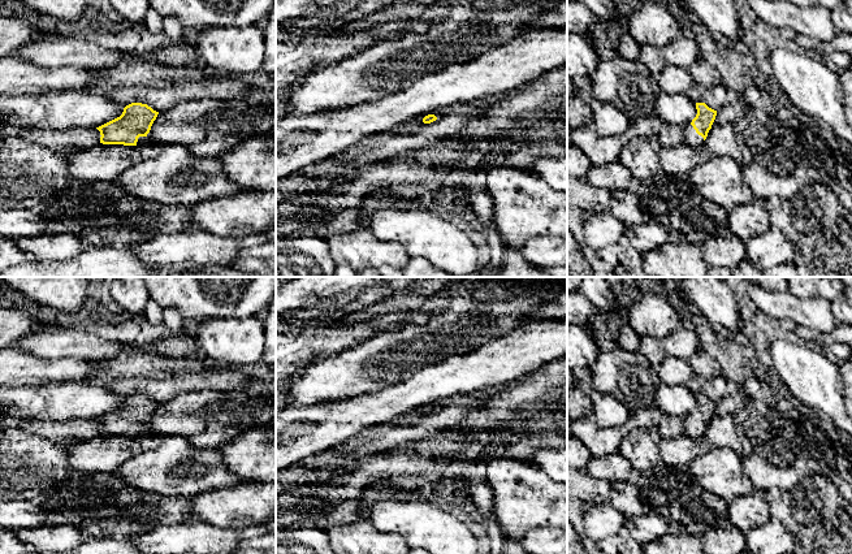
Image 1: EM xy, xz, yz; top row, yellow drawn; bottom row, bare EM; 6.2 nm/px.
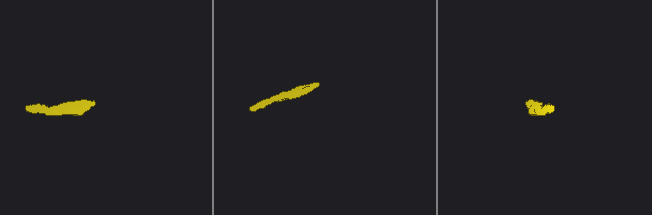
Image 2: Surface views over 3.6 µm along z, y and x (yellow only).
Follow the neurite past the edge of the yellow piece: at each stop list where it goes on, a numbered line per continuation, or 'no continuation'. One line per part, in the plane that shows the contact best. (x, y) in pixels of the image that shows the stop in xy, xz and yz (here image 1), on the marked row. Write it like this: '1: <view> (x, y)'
1: yz (691, 137)

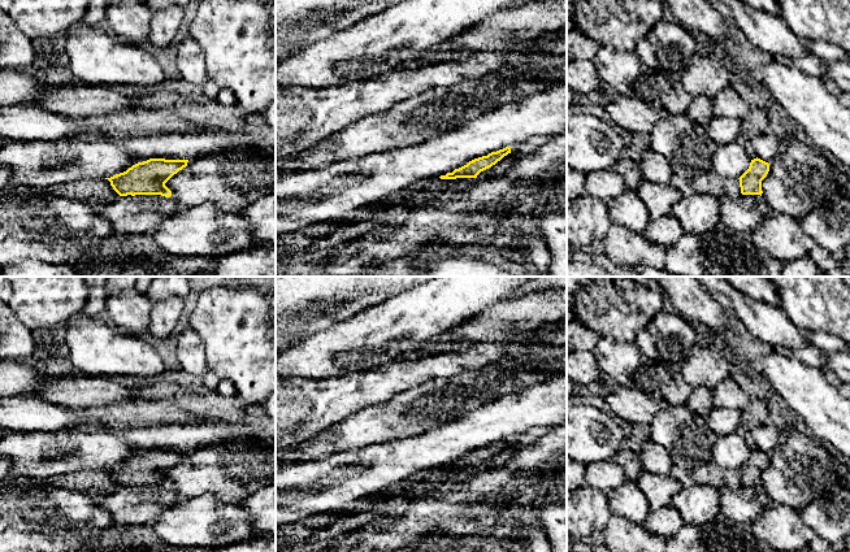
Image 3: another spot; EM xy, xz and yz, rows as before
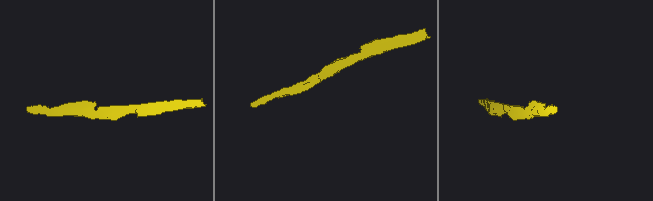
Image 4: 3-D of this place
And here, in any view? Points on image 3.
no continuation

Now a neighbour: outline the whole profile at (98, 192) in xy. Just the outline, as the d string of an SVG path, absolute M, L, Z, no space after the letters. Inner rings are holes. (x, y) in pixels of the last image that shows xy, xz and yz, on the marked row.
M75 179L49 186L47 191L56 196L83 200L96 209L110 204L120 196L108 179Z

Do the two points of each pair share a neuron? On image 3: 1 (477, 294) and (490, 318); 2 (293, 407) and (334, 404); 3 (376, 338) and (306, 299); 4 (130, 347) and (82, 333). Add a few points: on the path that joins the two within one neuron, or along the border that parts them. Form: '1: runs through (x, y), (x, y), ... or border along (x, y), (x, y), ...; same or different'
1: border along (508, 296), (486, 307), (459, 325); different
2: runs through (303, 407), (312, 403), (324, 403); same
3: border along (371, 305), (316, 333); different
4: runs through (118, 347), (96, 347), (94, 344); same

